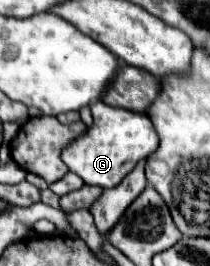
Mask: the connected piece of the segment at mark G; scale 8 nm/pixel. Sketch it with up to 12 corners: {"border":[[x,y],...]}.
{"border":[[93,102],[93,126],[61,160],[115,188],[157,150],[147,114]]}

